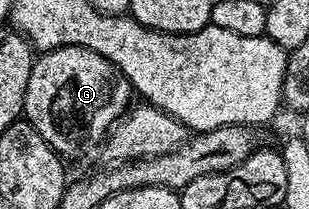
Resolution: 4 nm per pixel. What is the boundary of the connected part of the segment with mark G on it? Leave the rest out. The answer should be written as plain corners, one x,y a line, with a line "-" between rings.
65,45
59,49
45,50
41,55
35,56
32,75
28,75
24,117
60,155
78,153
97,141
102,143
107,140
108,130
131,108
130,97
132,98
130,80
108,59
91,49

